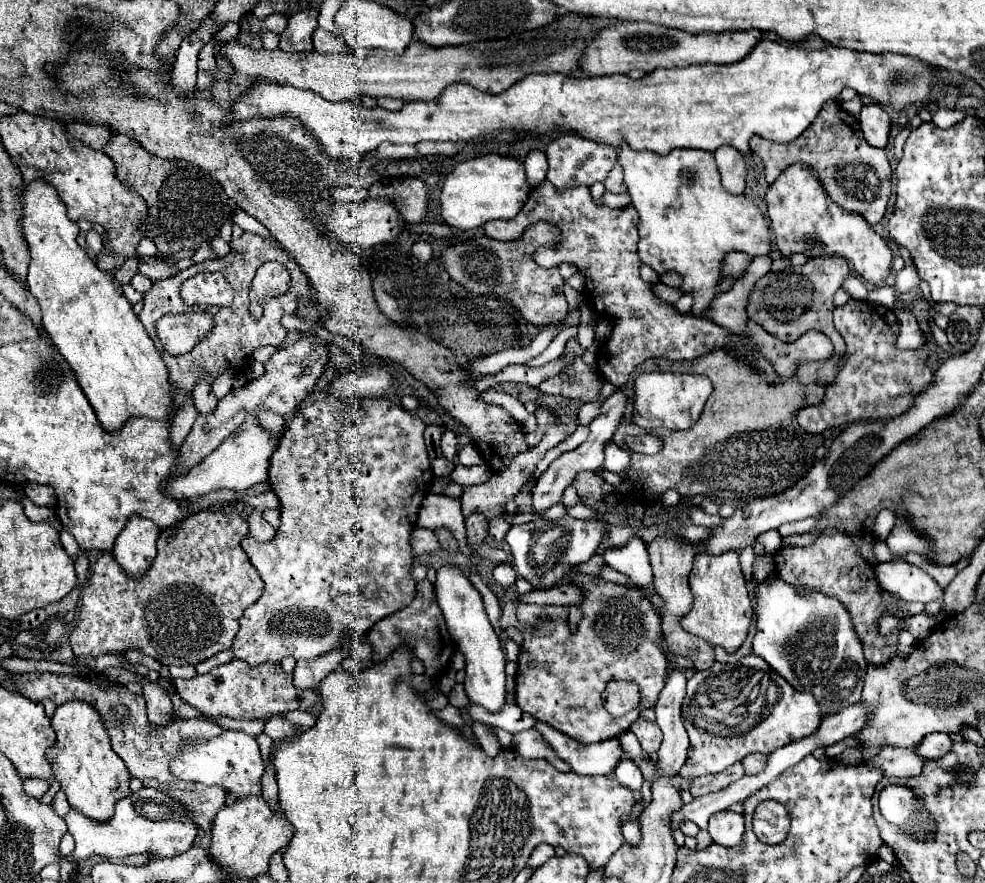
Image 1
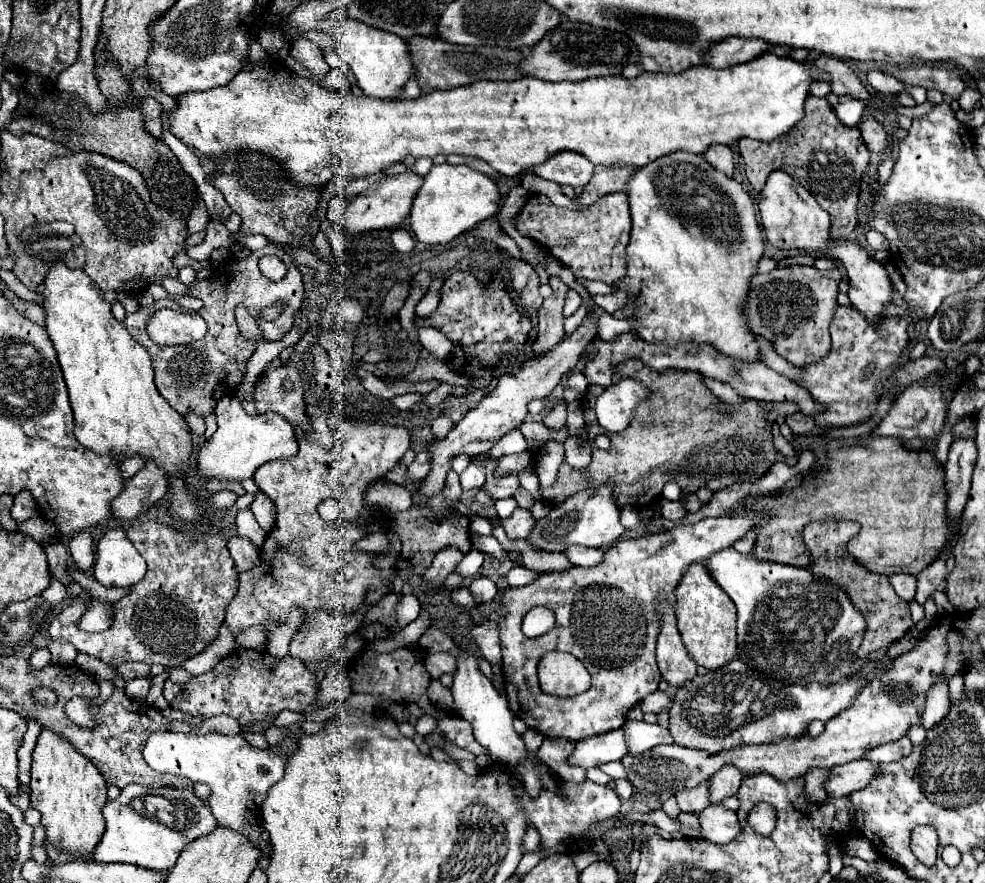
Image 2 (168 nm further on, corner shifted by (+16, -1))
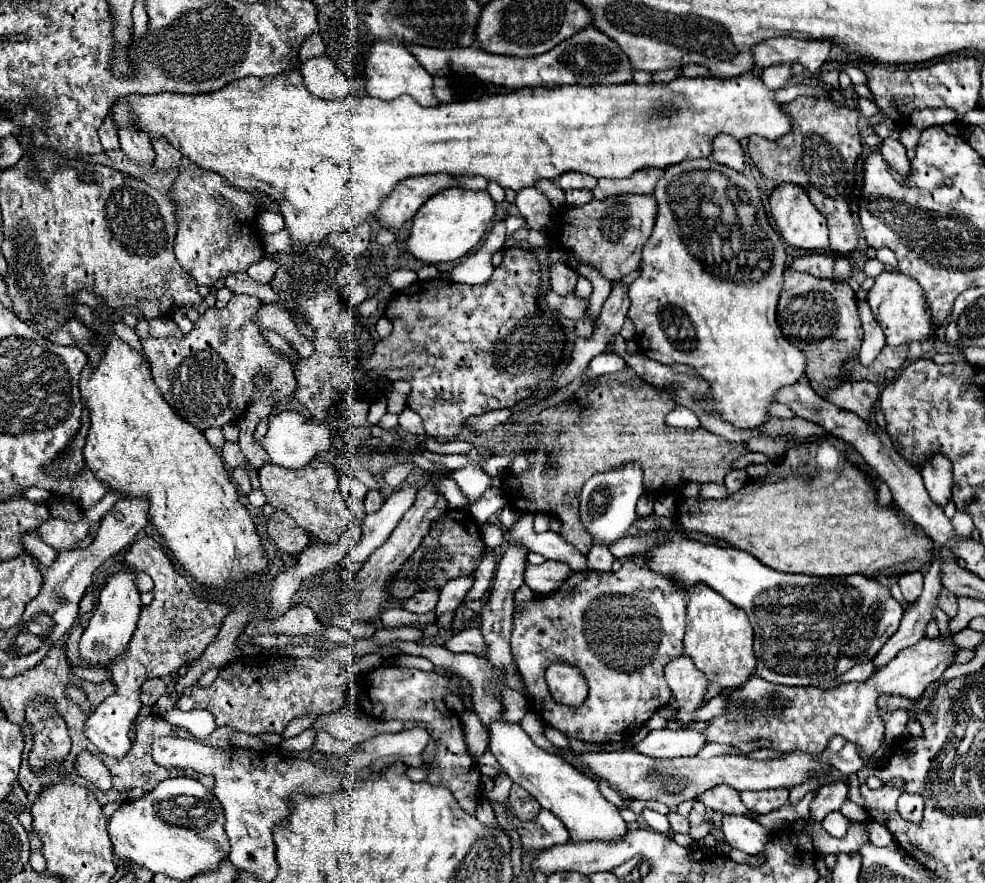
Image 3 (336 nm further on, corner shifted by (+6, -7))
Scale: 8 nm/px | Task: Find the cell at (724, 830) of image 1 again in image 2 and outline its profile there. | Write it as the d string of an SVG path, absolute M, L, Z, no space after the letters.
M710 804L700 814L700 826L704 840L714 844L728 844L740 834L740 824L736 812L724 808L722 804Z

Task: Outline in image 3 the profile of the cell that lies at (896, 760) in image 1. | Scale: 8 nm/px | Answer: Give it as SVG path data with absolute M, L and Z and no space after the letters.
M836 780L832 784L820 786L816 798L810 804L810 816L812 816L812 820L822 822L828 812L840 810L842 804L848 802L848 792L850 792L850 788L848 788L848 784L844 780Z

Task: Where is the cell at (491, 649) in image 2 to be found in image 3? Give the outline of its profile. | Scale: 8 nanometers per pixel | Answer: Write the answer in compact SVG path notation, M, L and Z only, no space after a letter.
M476 626L456 632L450 640L446 640L444 646L452 652L472 652L476 656L488 654L488 646L484 642L484 636L482 636L480 628L476 628Z

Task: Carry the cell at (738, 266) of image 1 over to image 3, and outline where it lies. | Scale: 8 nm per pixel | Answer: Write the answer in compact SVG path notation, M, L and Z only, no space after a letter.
M788 268L784 274L784 288L782 288L782 294L778 300L778 326L782 330L782 336L804 352L806 376L810 378L810 384L816 388L818 394L824 394L826 390L840 386L840 382L836 382L836 380L842 374L842 366L852 354L858 354L860 342L862 342L862 326L860 326L860 318L856 312L854 290L846 282L824 280L824 278L816 278L808 272L796 272L796 270Z

